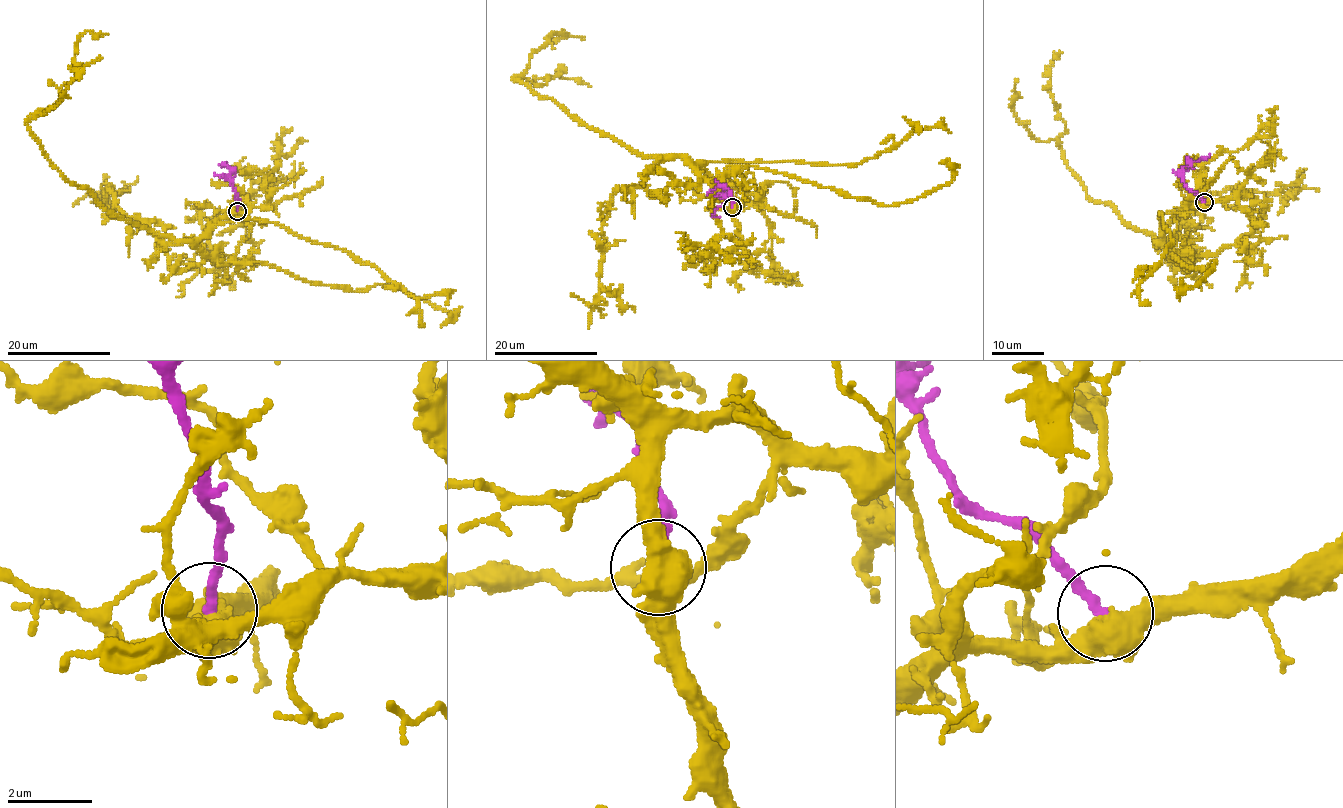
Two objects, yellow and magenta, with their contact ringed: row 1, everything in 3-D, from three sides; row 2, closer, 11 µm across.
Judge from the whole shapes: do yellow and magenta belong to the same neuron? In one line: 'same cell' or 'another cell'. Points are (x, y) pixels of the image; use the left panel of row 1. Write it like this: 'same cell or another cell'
same cell

